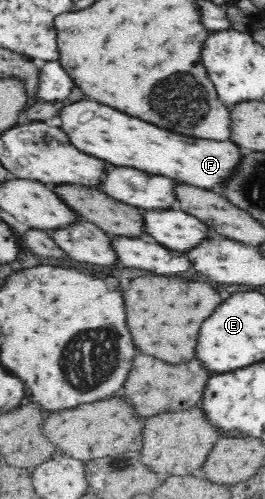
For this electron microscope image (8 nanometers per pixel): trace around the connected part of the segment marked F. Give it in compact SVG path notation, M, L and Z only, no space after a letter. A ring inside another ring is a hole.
M82 100L76 104L64 106L60 112L62 127L68 130L72 142L106 162L116 166L138 168L150 174L160 174L168 178L182 180L186 184L214 190L224 188L228 180L232 180L240 164L244 160L244 152L232 140L212 140L212 138L194 138L180 134L180 131L168 130L168 127L156 126L152 122L144 122L142 118L128 116L120 110L112 110L110 106L98 104L94 100Z

